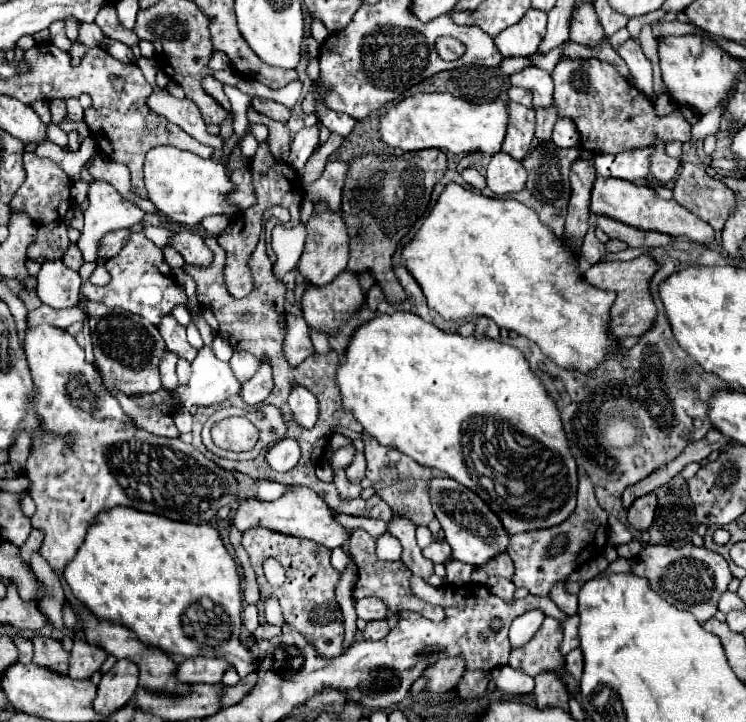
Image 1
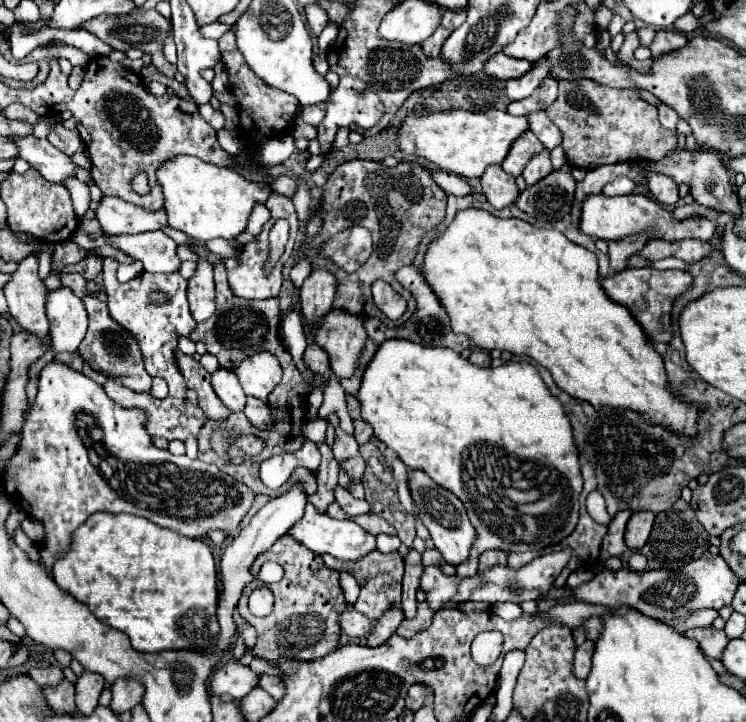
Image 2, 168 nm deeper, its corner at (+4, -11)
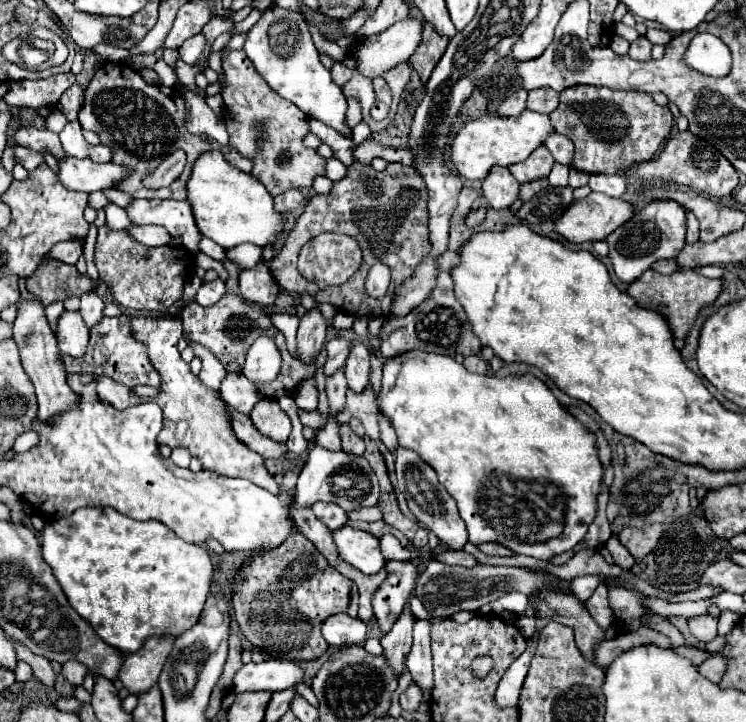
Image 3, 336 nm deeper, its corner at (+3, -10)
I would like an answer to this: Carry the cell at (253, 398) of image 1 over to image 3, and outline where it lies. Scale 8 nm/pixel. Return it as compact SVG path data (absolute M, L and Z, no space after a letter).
M266 400L256 403L250 412L250 418L256 426L256 430L276 442L286 442L290 432L292 432L292 424L288 414L278 406L276 400Z

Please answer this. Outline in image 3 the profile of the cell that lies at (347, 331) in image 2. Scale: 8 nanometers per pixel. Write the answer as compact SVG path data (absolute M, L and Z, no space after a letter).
M352 340L350 344L350 354L344 366L344 374L348 380L348 386L354 392L362 392L368 384L368 376L370 376L370 350L368 346L364 346L358 340Z

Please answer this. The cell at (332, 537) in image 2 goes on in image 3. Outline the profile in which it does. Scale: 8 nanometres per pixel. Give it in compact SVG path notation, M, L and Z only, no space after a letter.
M342 526L338 530L332 530L332 538L336 542L340 558L364 574L376 574L384 566L376 536L364 530Z

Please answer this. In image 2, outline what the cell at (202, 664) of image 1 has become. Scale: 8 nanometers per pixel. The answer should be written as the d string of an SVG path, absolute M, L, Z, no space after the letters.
M229 661L219 667L211 677L211 691L215 695L229 693L233 699L243 699L257 687L259 675L249 667L241 665L239 661Z

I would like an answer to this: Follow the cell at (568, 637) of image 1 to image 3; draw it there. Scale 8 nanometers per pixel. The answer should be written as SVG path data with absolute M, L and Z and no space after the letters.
M600 584L596 590L594 590L594 594L586 600L586 608L588 608L588 612L590 612L590 616L596 620L596 624L602 628L602 630L606 630L608 628L608 624L612 622L612 608L608 606L608 600L606 600L606 584Z

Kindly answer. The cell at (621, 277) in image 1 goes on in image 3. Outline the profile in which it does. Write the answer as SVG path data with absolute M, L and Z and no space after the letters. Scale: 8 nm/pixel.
M646 270L638 280L628 284L626 294L632 296L638 302L638 306L660 312L664 320L668 322L674 338L686 338L690 326L694 324L698 310L706 304L712 304L718 298L720 284L722 280L704 278L700 274L694 274L692 270L678 270L676 274L670 274L670 276L662 276L654 270Z

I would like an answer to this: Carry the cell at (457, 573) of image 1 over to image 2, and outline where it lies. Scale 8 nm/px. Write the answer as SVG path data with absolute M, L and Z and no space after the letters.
M389 339L377 349L373 361L365 369L363 383L361 383L361 389L359 389L359 401L361 401L361 415L373 427L373 433L375 433L375 437L379 441L383 441L387 447L391 447L409 469L425 471L437 485L449 489L451 493L455 493L463 501L463 505L467 509L467 515L469 515L469 519L471 519L471 523L473 523L473 527L477 531L477 539L475 539L475 543L471 547L469 559L465 559L465 563L461 563L457 567L457 575L459 577L475 575L477 559L487 549L501 549L501 551L507 551L507 553L509 551L533 551L533 501L531 499L519 499L519 493L517 493L517 489L521 489L519 481L521 479L529 479L527 473L523 473L523 471L531 471L531 475L535 475L533 489L537 491L537 495L541 495L541 499L553 499L553 503L557 503L557 507L549 507L549 511L541 511L541 515L537 515L537 527L541 527L541 531L545 531L545 539L549 539L549 545L561 543L577 527L579 495L581 495L581 489L583 489L583 477L581 477L581 465L579 465L577 447L573 443L571 423L569 423L569 417L567 417L563 405L551 395L551 391L545 387L543 379L539 377L537 369L531 363L527 363L527 361L521 361L521 363L511 361L511 363L505 363L505 365L501 365L497 369L481 369L481 367L471 365L459 353L455 353L451 349L445 349L445 347L423 347L423 345L417 345L417 343L405 341L405 339Z

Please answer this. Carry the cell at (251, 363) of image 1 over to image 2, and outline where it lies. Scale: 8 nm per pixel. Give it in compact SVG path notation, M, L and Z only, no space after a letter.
M269 351L251 355L235 369L235 373L245 395L257 397L261 401L267 401L267 395L281 381L281 365L277 363L275 355L269 355Z

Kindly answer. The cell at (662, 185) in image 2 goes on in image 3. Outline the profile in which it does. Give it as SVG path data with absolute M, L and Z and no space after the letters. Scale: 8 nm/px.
M674 200L650 202L648 206L644 206L644 210L634 214L630 222L620 226L606 238L610 248L608 256L612 260L614 272L626 284L640 278L640 274L646 268L650 268L652 262L660 258L666 258L666 260L674 258L674 254L682 250L684 240L686 240L686 216L684 216L684 208Z

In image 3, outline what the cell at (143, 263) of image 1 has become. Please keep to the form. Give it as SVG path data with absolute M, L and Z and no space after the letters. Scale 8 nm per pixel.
M196 274L186 278L182 298L180 298L182 306L178 308L176 314L156 316L156 318L154 316L128 316L130 330L132 330L134 338L146 346L150 364L156 368L156 372L162 378L162 386L160 386L162 392L154 397L134 397L133 399L133 396L130 397L129 395L131 394L129 387L114 382L109 377L101 376L97 380L98 396L102 401L121 410L141 402L158 404L162 408L162 414L164 414L164 420L162 420L164 426L158 434L158 444L168 444L170 448L186 446L194 456L200 458L204 470L214 470L218 474L226 474L232 478L246 478L246 480L254 482L256 486L260 486L272 494L280 494L280 484L264 468L264 458L260 454L256 454L254 450L250 450L248 446L242 446L242 442L238 442L234 438L234 434L230 430L230 422L226 422L228 406L222 402L222 398L218 398L216 390L202 386L200 380L192 374L190 366L180 358L180 352L178 352L178 340L182 338L180 312L194 300L200 284L202 284L202 280Z

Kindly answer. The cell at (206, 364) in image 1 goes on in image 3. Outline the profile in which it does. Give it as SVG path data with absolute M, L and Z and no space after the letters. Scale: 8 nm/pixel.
M238 372L226 374L226 378L222 380L222 386L220 386L220 396L228 406L236 408L242 414L250 414L252 406L258 402L254 384L248 382L248 378Z

